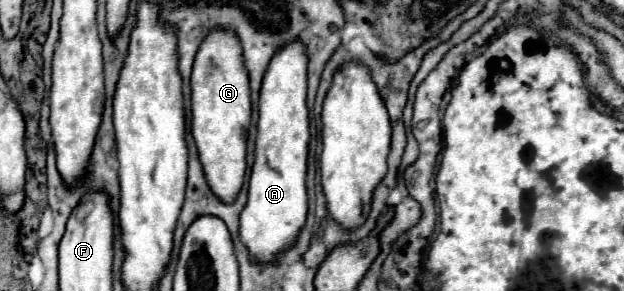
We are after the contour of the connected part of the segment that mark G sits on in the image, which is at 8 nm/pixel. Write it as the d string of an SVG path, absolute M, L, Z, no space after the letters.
M211 30L195 58L191 76L191 134L209 190L223 202L233 204L245 180L247 132L251 124L249 76L243 66L241 42L231 30Z

